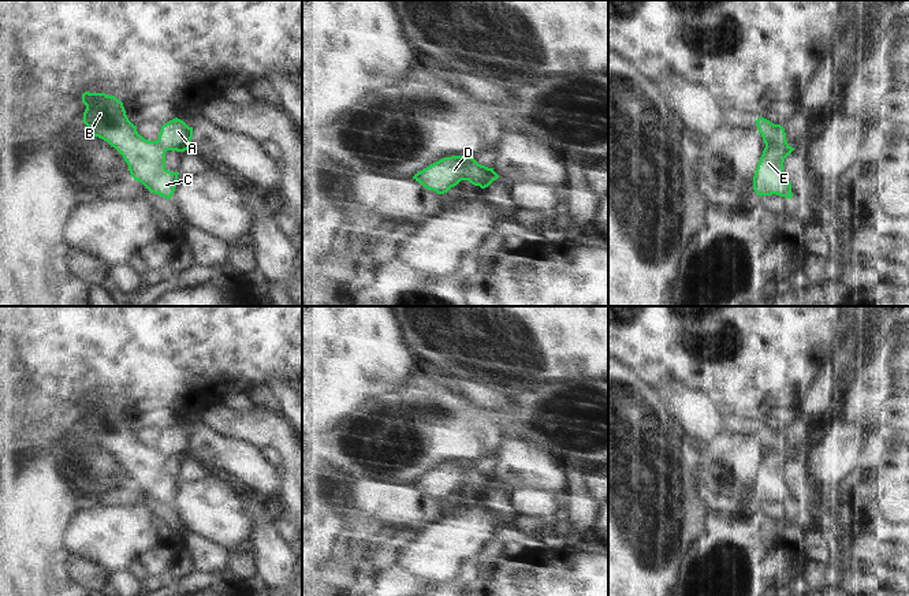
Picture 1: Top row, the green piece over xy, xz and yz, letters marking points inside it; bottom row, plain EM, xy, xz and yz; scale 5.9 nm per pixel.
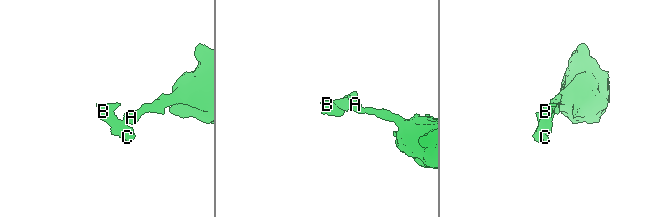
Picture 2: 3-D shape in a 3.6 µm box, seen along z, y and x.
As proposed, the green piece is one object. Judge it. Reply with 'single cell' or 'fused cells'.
fused cells

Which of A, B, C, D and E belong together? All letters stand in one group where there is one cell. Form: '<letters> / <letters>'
A / B C D E

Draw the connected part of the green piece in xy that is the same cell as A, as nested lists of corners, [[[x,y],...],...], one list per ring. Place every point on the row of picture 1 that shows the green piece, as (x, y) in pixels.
[[[175,118],[161,126],[159,142],[167,150],[185,152],[190,148],[193,138],[193,127],[183,120]]]

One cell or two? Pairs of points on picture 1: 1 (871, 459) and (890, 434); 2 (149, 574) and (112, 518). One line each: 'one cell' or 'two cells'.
1: one cell
2: one cell

